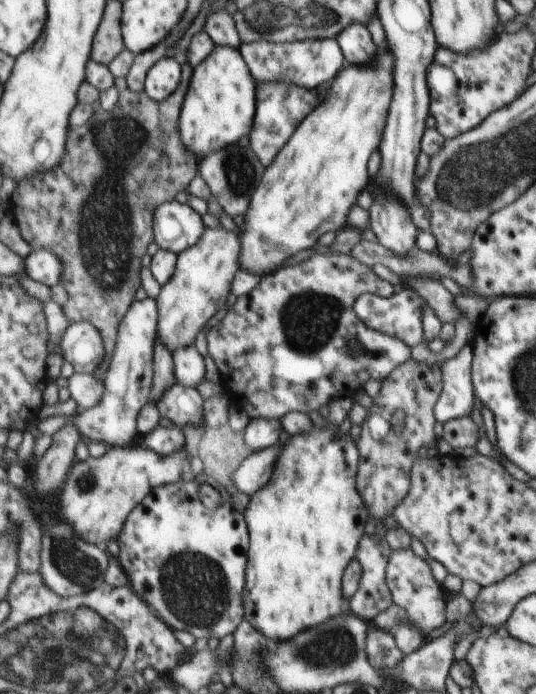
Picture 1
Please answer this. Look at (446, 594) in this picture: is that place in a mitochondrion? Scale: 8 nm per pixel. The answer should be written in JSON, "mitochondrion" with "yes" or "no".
{"mitochondrion":"no"}

